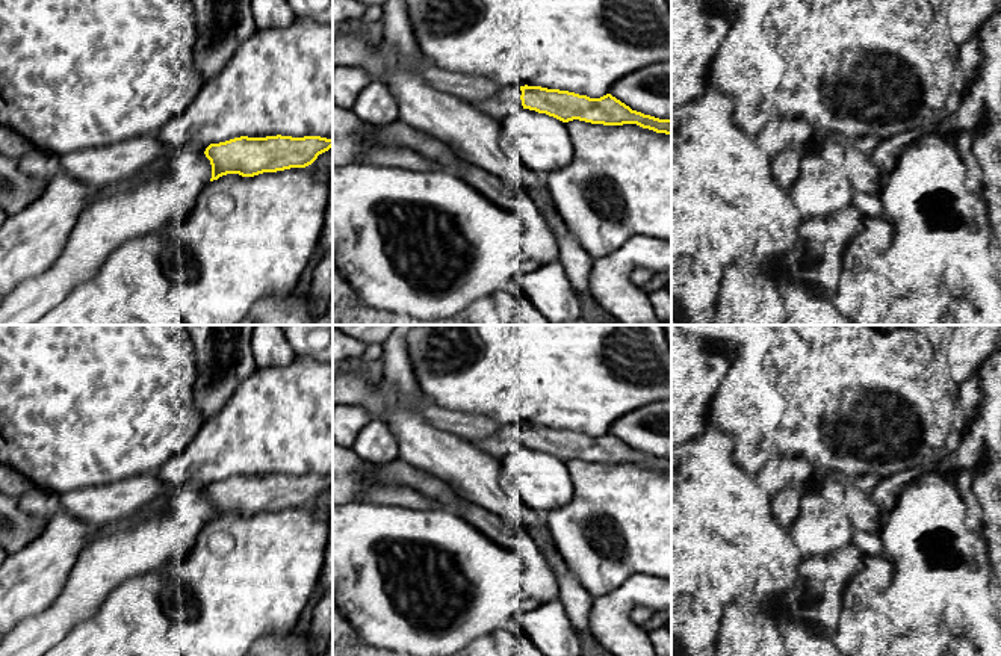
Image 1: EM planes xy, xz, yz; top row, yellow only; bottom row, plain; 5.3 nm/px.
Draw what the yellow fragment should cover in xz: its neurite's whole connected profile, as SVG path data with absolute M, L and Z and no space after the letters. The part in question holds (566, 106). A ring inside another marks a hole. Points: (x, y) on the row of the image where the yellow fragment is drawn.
M504 86L493 97L473 106L482 113L499 119L522 109L529 109L553 116L562 122L579 119L603 125L637 124L656 133L671 135L671 119L659 119L632 110L611 94L600 98L590 98L587 95L541 86Z

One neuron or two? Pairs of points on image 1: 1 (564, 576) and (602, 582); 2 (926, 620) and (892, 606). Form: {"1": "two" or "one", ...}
{"1": "two", "2": "one"}

